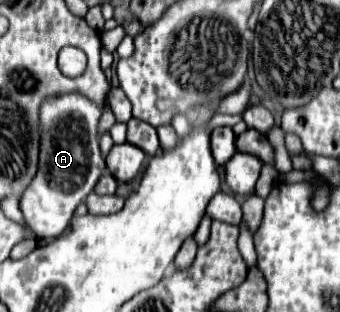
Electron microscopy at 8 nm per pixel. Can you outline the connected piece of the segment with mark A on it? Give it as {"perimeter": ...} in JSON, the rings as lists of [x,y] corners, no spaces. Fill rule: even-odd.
{"perimeter":[[[62,94],[44,100],[40,110],[40,168],[36,178],[32,178],[32,186],[20,196],[24,222],[38,238],[64,232],[76,206],[94,190],[102,176],[104,158],[98,148],[100,114],[100,106],[84,98],[84,94]]]}

